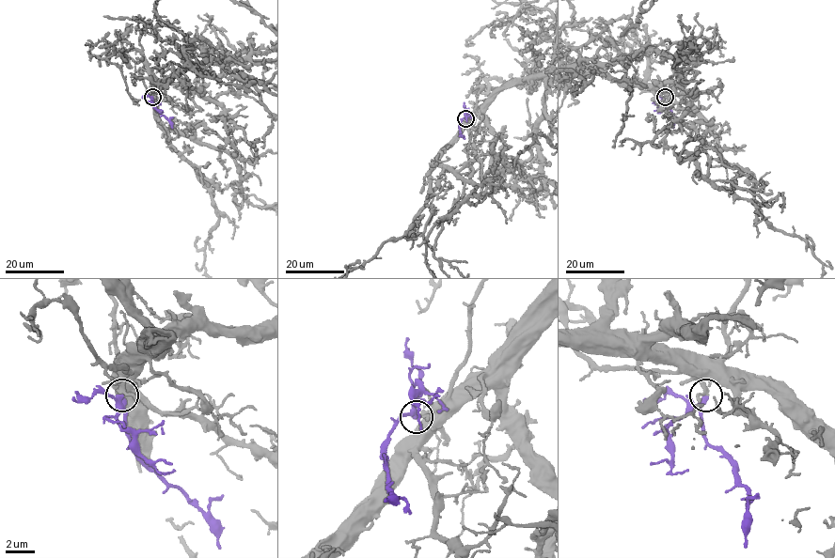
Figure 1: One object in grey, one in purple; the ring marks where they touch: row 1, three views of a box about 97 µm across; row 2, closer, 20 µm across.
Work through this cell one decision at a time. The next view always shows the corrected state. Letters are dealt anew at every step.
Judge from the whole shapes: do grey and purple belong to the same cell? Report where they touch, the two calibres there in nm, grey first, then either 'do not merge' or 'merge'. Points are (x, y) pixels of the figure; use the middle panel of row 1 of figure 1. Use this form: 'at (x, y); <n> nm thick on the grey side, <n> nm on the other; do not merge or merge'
at (465, 118); 260 nm thick on the grey side, 420 nm on the other; merge

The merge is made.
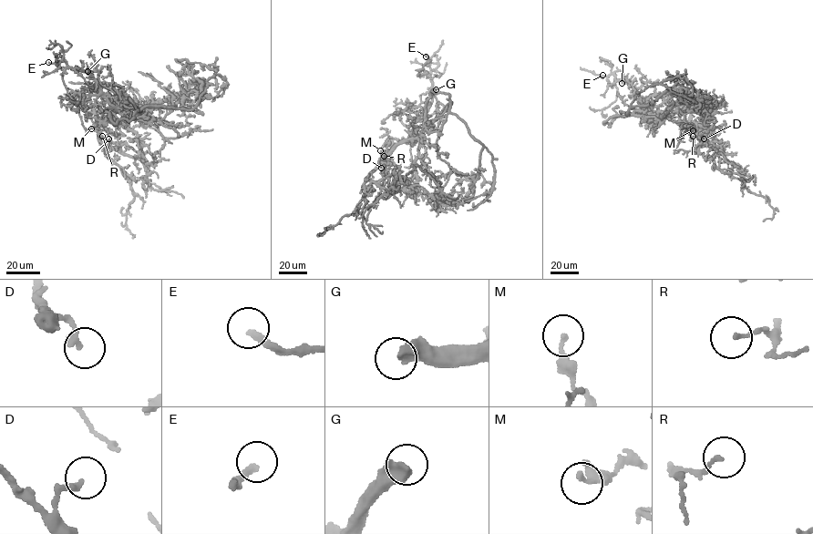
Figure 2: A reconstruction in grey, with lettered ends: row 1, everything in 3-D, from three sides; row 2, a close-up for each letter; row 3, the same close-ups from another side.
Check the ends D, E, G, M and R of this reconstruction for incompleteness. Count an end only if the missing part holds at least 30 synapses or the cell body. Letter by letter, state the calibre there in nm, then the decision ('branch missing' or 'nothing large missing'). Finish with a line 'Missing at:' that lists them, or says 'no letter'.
D: 240 nm | nothing large missing
E: 240 nm | branch missing
G: 500 nm | branch missing
M: 150 nm | nothing large missing
R: 130 nm | nothing large missing
Missing at: E, G

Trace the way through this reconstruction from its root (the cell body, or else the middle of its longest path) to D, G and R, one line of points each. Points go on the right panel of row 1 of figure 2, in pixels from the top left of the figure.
D: (653, 116), (660, 115), (680, 124), (692, 124), (698, 128), (704, 138)
G: (653, 116), (643, 110), (635, 87), (622, 83)
R: (653, 116), (660, 115), (680, 124), (692, 124), (698, 128), (693, 136)

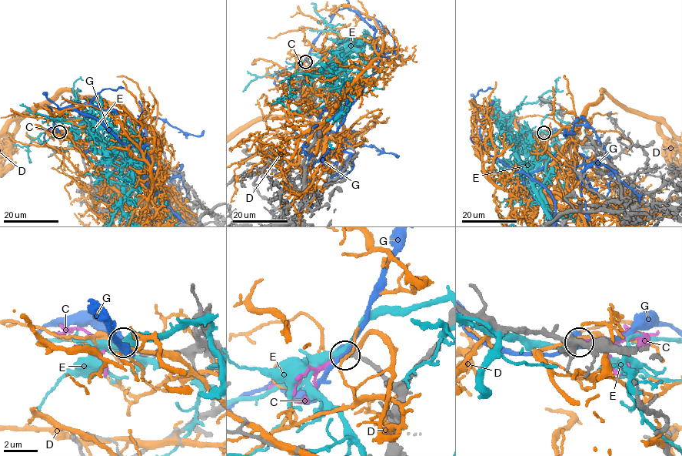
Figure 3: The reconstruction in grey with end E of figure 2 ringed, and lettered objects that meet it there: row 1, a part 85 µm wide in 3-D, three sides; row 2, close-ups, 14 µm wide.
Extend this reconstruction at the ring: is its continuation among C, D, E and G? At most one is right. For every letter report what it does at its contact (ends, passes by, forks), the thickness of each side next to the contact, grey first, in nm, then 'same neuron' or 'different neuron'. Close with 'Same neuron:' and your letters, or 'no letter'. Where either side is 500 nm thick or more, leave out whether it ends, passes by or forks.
C: it ends; calibres 240 and 300 nm; same neuron
D: it passes by; calibres 280 and 220 nm; different neuron
E: it passes by; calibres 260 and 320 nm; different neuron
G: it forks; calibres 300 and 320 nm; different neuron
Same neuron: C

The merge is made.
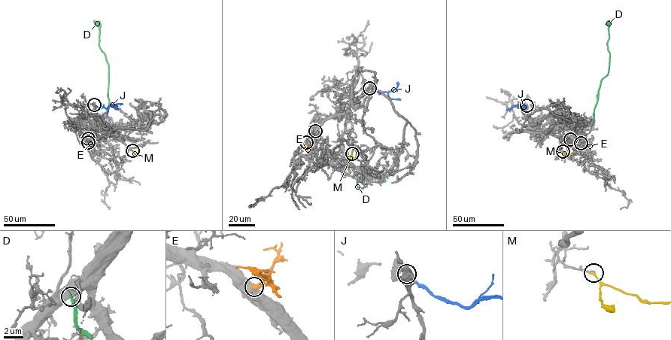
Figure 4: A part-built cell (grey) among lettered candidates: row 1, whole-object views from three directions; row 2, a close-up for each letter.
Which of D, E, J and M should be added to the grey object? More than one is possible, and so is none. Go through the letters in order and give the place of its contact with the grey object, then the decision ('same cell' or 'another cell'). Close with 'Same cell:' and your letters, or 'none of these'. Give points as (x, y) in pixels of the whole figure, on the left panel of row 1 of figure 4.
D: meets grey at (88, 138); another cell
E: meets grey at (88, 142); same cell
J: meets grey at (94, 104); another cell
M: meets grey at (132, 150); another cell
Same cell: E

